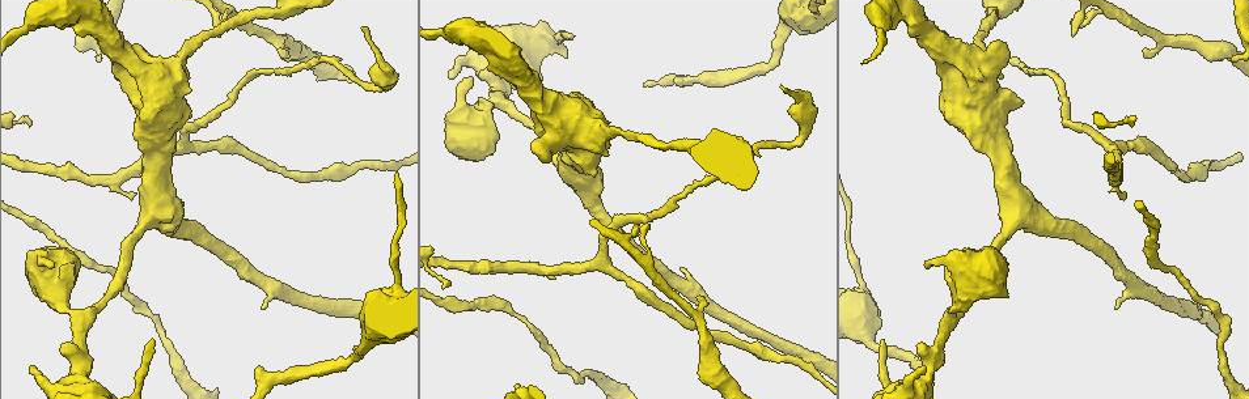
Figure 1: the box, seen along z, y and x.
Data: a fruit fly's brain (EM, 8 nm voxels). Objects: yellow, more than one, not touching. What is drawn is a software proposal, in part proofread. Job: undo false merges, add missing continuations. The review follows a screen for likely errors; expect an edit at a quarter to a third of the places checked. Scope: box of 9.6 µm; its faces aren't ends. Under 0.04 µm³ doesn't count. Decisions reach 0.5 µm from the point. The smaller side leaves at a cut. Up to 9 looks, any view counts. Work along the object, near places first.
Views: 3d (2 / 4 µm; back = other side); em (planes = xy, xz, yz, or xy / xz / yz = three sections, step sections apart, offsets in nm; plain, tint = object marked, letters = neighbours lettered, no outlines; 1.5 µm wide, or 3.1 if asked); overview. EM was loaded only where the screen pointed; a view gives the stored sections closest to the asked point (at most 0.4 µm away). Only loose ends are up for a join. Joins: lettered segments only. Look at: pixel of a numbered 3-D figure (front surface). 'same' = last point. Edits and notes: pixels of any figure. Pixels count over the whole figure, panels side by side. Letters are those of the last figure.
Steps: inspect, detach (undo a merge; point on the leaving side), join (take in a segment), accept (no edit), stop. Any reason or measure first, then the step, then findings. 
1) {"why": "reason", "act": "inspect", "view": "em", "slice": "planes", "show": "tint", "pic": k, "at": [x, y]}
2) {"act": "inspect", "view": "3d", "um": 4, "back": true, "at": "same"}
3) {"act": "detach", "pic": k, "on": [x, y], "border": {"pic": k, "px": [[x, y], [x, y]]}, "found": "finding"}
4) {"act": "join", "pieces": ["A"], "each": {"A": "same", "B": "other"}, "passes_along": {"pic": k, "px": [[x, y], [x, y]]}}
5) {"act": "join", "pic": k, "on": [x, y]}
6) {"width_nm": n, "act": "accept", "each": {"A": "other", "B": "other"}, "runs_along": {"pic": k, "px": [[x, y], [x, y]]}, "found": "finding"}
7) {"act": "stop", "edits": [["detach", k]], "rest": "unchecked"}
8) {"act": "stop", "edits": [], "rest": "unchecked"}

{"why": "branch stops here", "act": "inspect", "view": "3d", "um": 2, "pic": 1, "at": [52, 266]}

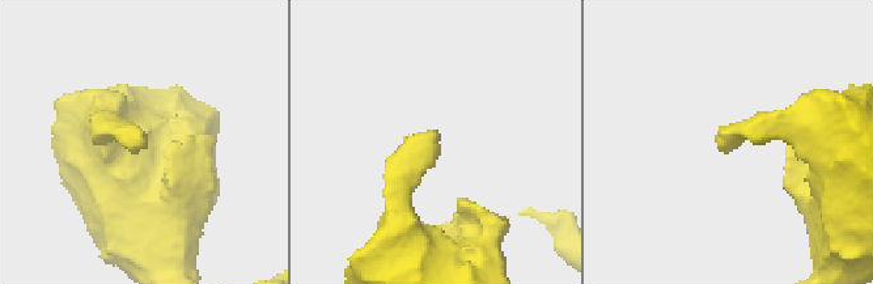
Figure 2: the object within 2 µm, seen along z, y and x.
{"act": "inspect", "view": "em", "slice": "xy", "step": 4, "show": "tint", "pic": 2, "at": [726, 148]}

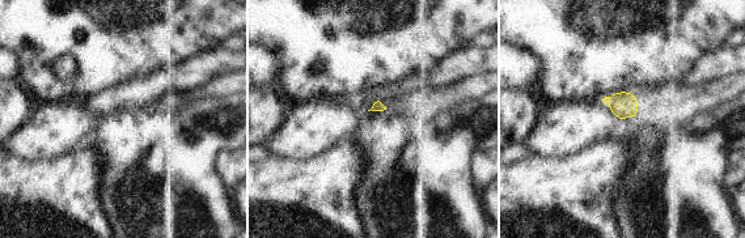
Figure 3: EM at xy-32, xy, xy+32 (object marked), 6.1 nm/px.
{"act": "inspect", "view": "em", "slice": "planes", "show": "letters", "at": "same"}

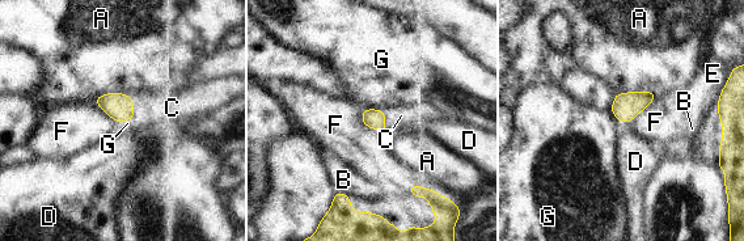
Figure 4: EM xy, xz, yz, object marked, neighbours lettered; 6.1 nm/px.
{"act": "join", "pieces": ["C"], "each": {"A": "other", "B": "other", "C": "same", "D": "other", "E": "other", "F": "other", "G": "other"}, "passes_along": {"pic": 4, "px": [[119, 106], [132, 109], [172, 108]]}, "found": "it goes on there"}

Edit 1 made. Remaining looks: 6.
{"why": "see it whole again", "act": "inspect", "view": "overview"}

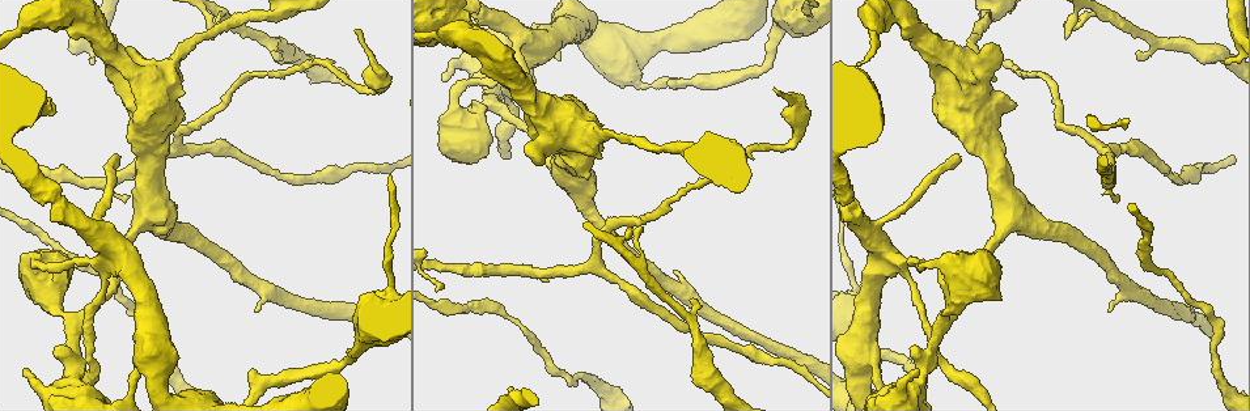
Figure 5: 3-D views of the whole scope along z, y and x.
{"why": "free end", "act": "inspect", "view": "3d", "um": 2, "pic": 5, "at": [128, 197]}

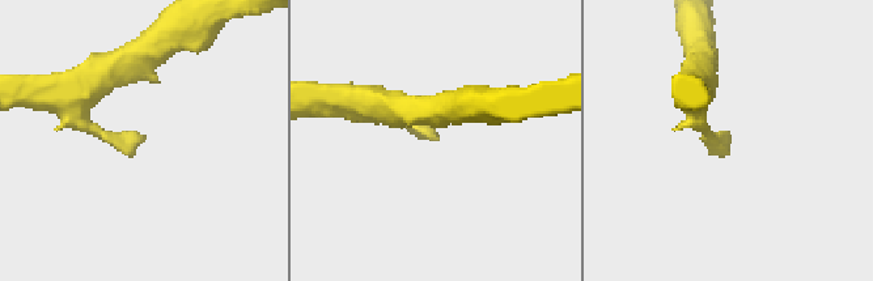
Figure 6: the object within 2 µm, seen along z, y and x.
{"why": "need the tissue", "act": "inspect", "view": "em", "slice": "planes", "show": "letters", "pic": 6, "at": [728, 136]}

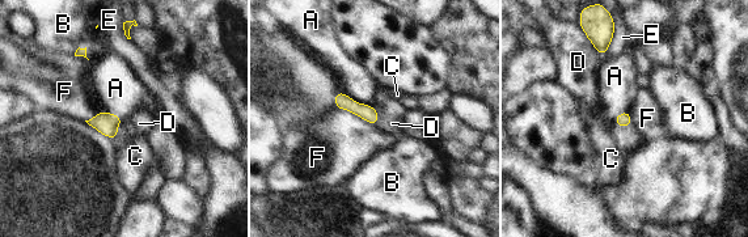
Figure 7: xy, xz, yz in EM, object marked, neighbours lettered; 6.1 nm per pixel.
{"act": "accept", "each": {"A": "other", "B": "other", "C": "other", "D": "other", "E": "other", "F": "other"}, "runs_along": {"pic": 7, "px": [[338, 97], [375, 118]]}, "found": "no lettered segment goes on from it"}

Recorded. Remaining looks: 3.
{"why": "branch stops here", "act": "inspect", "view": "3d", "um": 2, "pic": 5, "at": [272, 52]}

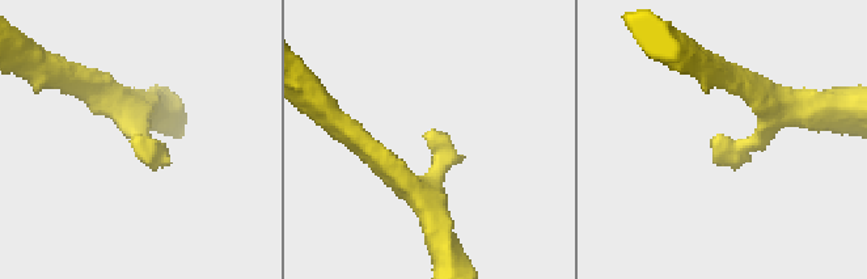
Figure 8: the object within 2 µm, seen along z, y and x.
{"act": "inspect", "view": "em", "slice": "planes", "show": "letters", "pic": 8, "at": [138, 141]}

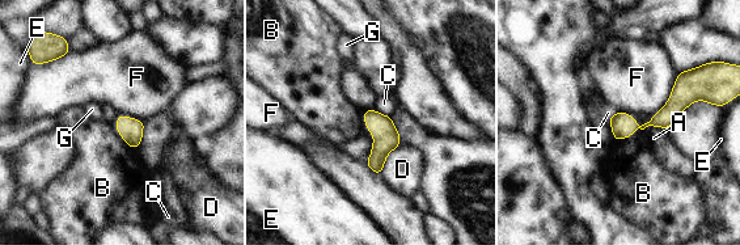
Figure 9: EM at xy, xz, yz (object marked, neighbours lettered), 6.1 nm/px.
{"width_nm": 140, "act": "accept", "each": {"A": "other", "B": "other", "C": "other", "D": "other", "E": "other", "F": "other", "G": "other"}, "border": {"pic": 9, "px": [[114, 125], [118, 134], [134, 150]]}, "found": "none of them fits"}

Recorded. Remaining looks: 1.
{"why": "thin end", "act": "inspect", "view": "em", "slice": "planes", "show": "letters", "pic": 5, "at": [776, 89]}

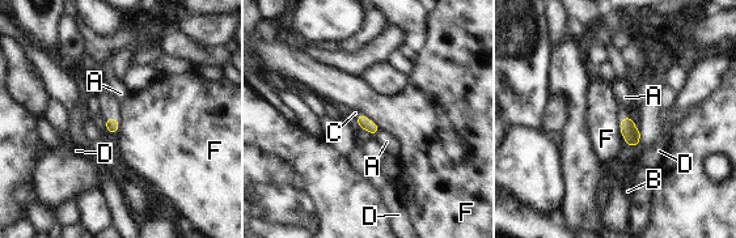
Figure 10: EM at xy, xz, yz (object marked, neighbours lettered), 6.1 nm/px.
{"act": "join", "pieces": ["C"], "each": {"A": "other", "B": "other", "C": "same", "D": "other", "F": "other"}, "passes_along": {"pic": 10, "px": [[111, 124], [111, 118], [109, 107]]}, "found": "the neuron continues"}

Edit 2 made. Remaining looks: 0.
{"act": "stop", "edits": [["join", 4], ["join", 10]], "rest": "unchecked"}

